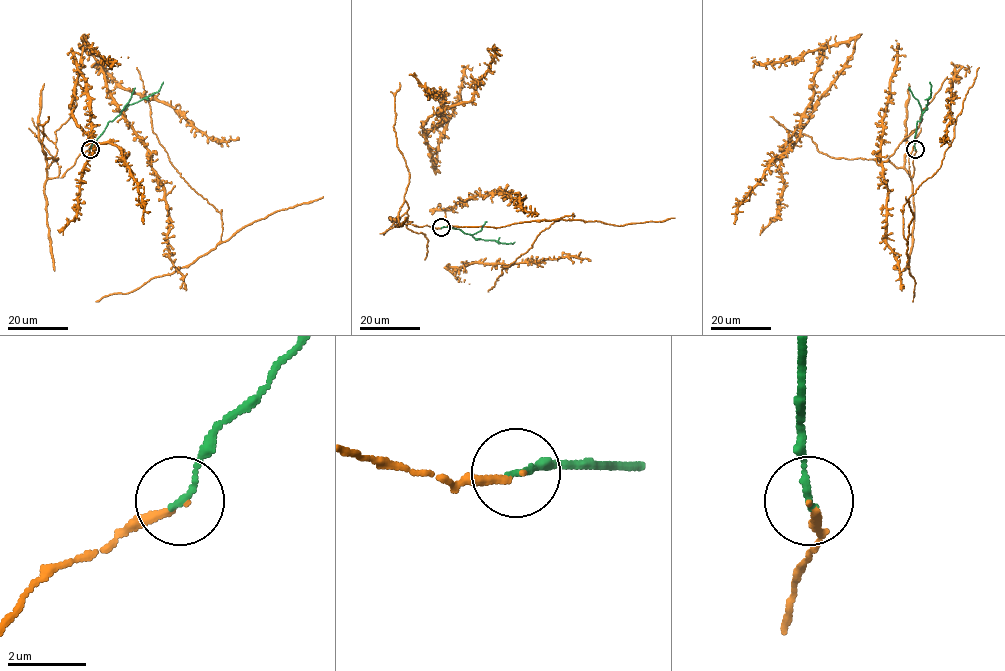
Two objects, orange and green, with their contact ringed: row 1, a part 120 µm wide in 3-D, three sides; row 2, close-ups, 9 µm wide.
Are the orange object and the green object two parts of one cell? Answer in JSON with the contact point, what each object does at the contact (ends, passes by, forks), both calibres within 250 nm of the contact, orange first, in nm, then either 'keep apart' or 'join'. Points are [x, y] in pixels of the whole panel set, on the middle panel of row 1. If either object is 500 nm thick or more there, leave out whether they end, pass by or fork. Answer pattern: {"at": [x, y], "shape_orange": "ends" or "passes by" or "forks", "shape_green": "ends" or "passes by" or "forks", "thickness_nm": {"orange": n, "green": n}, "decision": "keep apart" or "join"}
{"at": [441, 227], "shape_orange": "ends", "shape_green": "ends", "thickness_nm": {"orange": 130, "green": 160}, "decision": "join"}

